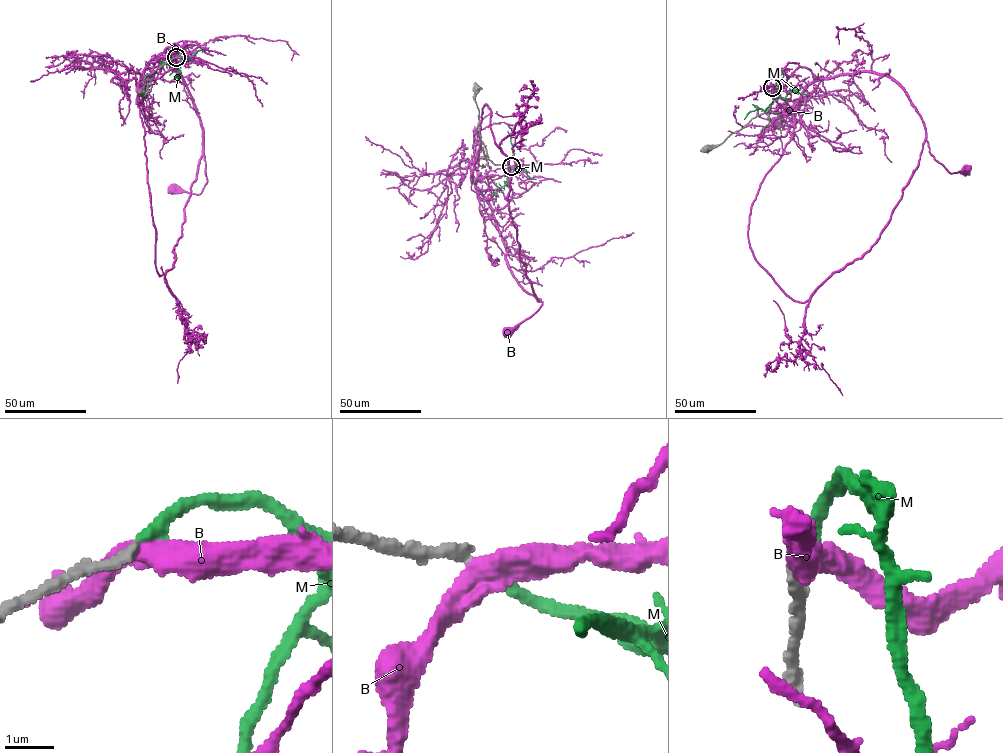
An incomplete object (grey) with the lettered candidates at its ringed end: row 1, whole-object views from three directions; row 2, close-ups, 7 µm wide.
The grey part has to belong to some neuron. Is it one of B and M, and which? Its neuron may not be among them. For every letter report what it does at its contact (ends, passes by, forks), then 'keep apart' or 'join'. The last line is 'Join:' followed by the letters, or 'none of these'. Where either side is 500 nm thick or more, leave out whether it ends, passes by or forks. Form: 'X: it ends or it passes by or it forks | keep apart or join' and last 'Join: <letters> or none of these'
B: it passes by | keep apart
M: it ends | join
Join: M

